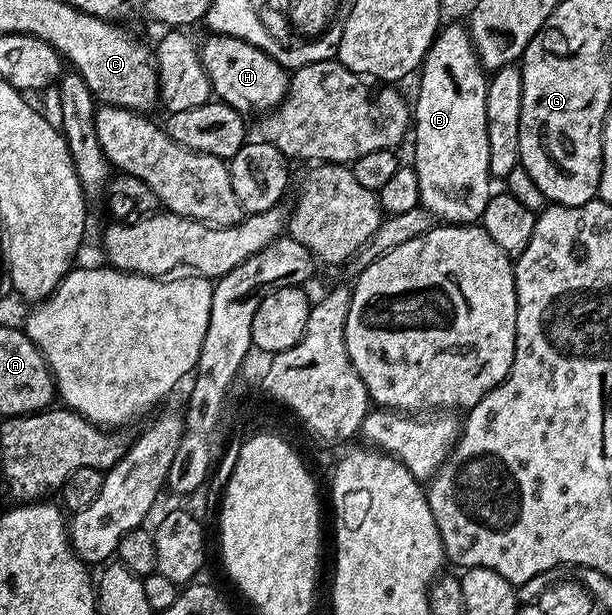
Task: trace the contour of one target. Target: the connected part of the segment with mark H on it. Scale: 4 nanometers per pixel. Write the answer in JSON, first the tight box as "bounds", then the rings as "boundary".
{"bounds":[199,32,288,115],"boundary":[[[212,32],[201,41],[199,58],[205,67],[212,94],[238,113],[250,115],[254,109],[270,111],[283,101],[283,96],[287,93],[288,70],[265,50],[247,43],[243,37]]]}

